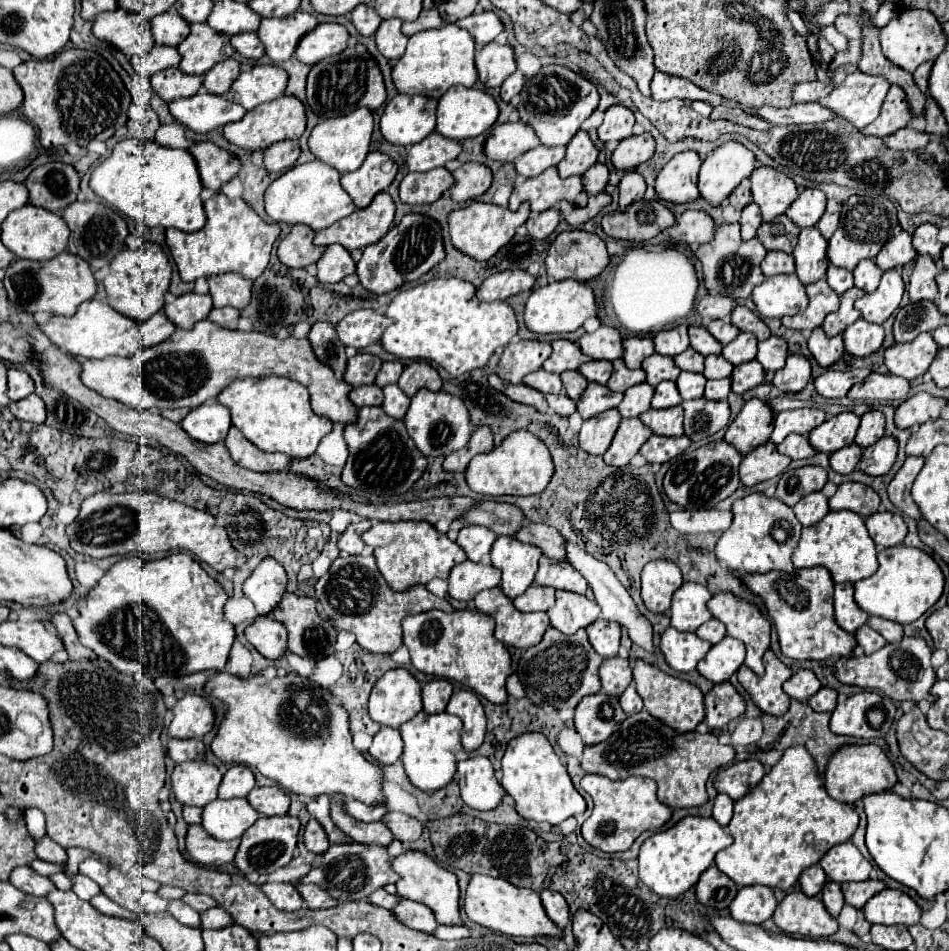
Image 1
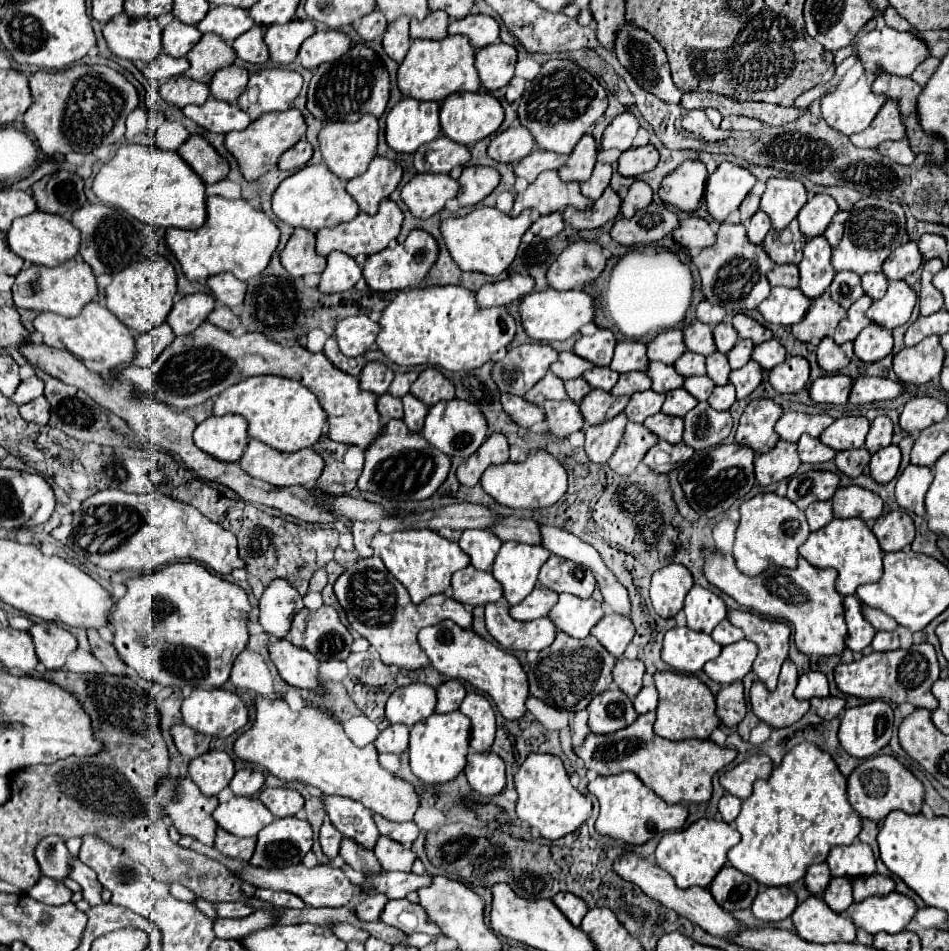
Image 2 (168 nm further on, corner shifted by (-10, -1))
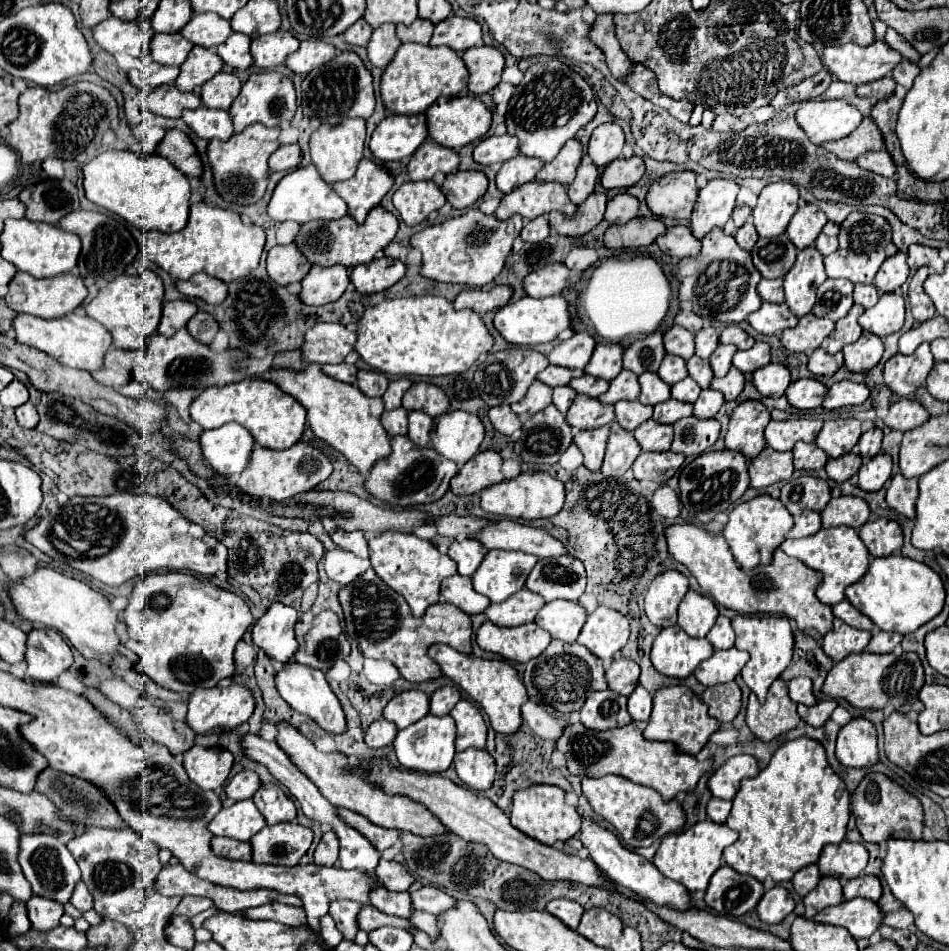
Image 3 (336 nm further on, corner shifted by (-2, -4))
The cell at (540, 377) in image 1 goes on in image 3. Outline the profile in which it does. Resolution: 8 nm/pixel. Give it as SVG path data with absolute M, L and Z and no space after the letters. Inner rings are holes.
M535 380L529 386L525 398L511 404L511 408L519 416L531 416L531 414L535 414L539 410L545 410L549 404L551 404L551 388L547 384L543 384L543 382L539 382L539 380Z

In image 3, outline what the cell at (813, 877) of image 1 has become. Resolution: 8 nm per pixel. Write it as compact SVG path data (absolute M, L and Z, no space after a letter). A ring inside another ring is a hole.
M809 864L805 868L801 868L795 876L793 876L793 890L803 898L805 894L809 894L821 880L821 874L819 874L819 868L817 864Z

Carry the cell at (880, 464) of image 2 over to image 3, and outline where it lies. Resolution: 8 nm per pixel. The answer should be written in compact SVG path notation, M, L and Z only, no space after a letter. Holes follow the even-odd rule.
M881 452L877 458L871 458L867 464L859 468L859 482L857 486L867 492L877 492L885 486L885 482L891 478L893 460L889 454Z

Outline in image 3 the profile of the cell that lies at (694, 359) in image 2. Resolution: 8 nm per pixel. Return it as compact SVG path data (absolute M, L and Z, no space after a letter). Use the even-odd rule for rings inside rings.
M667 354L667 356L663 358L657 374L661 376L661 380L665 380L667 384L673 386L675 382L679 382L679 380L683 380L683 378L689 376L689 372L687 372L687 362L685 362L681 356L671 356L671 354Z

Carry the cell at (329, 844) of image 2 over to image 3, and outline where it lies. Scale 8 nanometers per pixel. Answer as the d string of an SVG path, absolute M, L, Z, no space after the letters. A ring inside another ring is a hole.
M325 832L315 848L315 864L321 866L333 866L337 862L339 854L339 842L333 832Z

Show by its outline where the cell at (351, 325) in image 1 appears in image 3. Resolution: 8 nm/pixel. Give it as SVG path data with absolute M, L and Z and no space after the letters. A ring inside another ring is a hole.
M321 322L315 324L305 334L303 354L309 362L315 364L341 364L349 352L353 352L353 344L357 340L357 332L349 330L337 322Z

